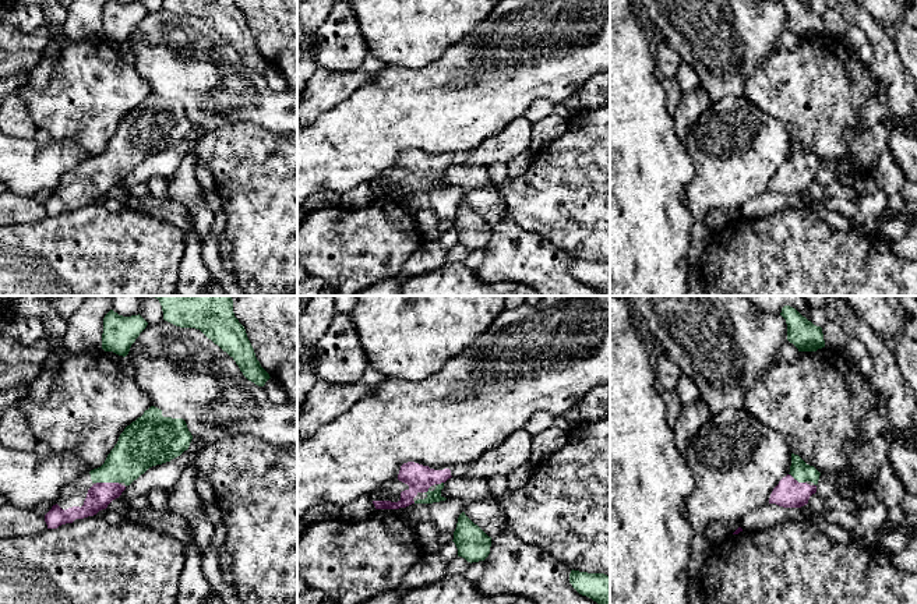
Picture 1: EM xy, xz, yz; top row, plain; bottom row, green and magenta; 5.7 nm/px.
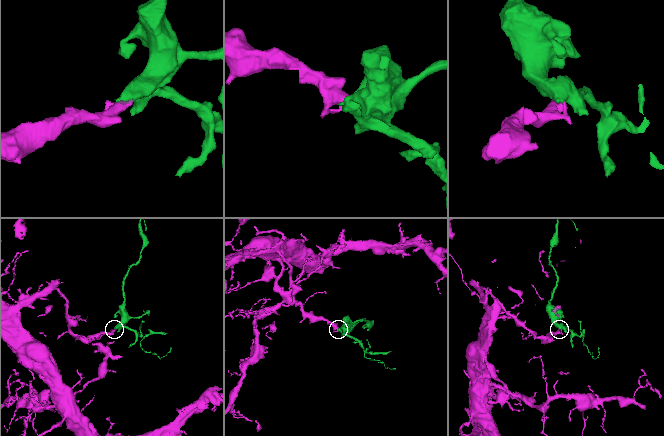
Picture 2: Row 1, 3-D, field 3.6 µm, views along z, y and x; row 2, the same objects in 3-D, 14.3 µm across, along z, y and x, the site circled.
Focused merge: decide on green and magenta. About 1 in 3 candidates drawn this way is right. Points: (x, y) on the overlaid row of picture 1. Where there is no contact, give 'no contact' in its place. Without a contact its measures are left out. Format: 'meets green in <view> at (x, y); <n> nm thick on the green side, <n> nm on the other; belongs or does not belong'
meets green in xy at (108, 481); 260 nm thick on the green side, 150 nm on the other; belongs

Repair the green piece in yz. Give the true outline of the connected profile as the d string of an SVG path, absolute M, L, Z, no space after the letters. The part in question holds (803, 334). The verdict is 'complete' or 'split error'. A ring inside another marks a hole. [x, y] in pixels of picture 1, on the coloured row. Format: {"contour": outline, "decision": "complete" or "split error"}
{"contour": "M784 305L780 315L787 324L787 340L793 343L798 352L817 352L825 347L822 328L814 325L796 308Z", "decision": "complete"}

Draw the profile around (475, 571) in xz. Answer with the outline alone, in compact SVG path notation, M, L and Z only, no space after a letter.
M479 561L479 562L472 562L469 565L469 568L465 571L465 576L472 582L472 583L476 583L482 575L483 575L483 571L484 571L484 562L483 561Z

